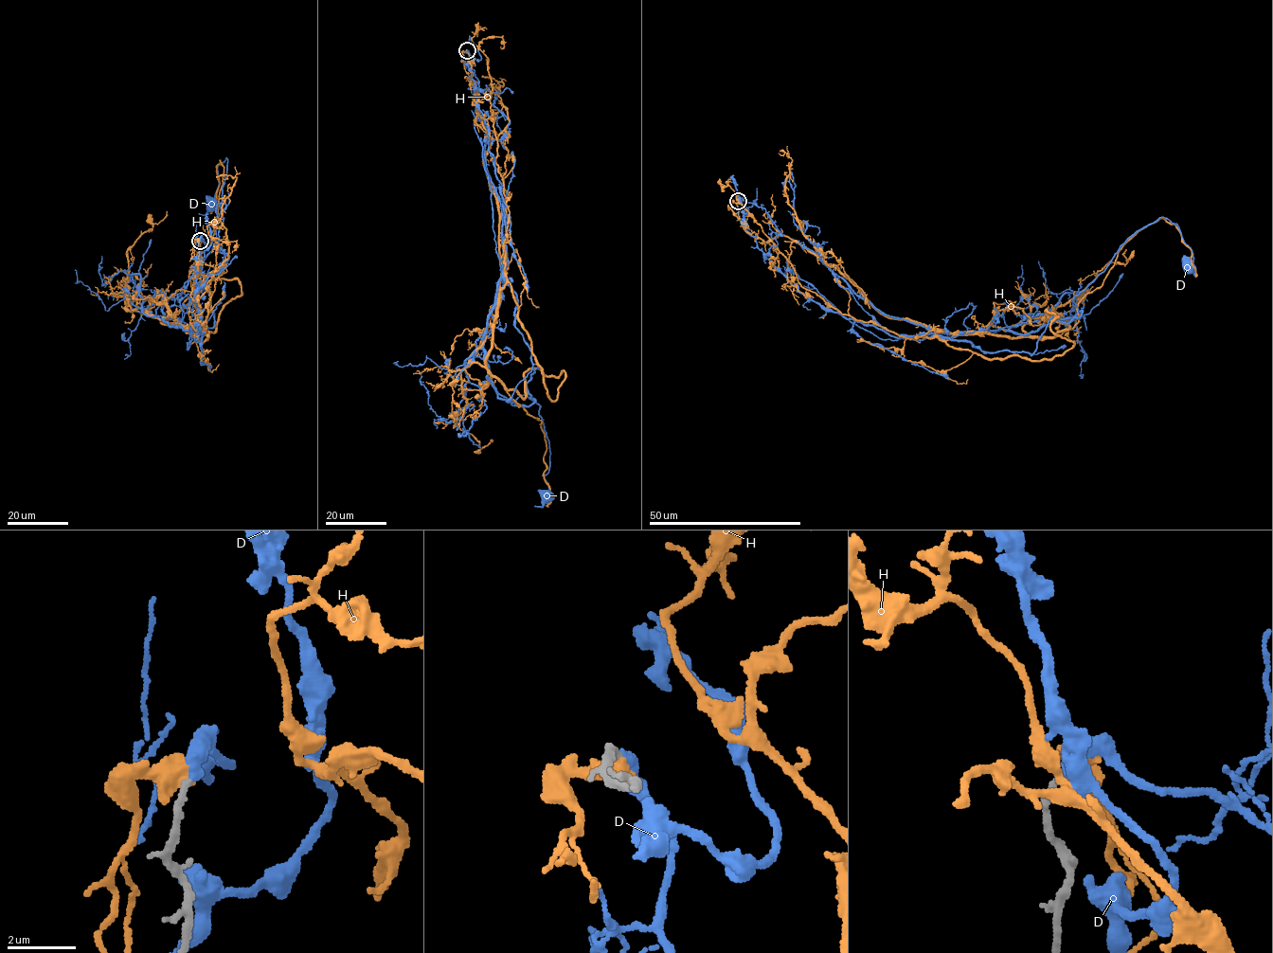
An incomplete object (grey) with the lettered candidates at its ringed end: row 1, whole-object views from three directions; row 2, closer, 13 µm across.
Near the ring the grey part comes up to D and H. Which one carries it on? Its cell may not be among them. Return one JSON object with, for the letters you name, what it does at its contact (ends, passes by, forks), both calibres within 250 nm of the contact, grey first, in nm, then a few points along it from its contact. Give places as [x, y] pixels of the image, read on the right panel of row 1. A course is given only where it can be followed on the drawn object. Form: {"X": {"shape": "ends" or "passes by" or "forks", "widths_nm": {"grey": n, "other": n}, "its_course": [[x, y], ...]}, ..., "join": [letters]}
{"D": {"shape": "ends", "widths_nm": {"grey": 220, "other": 360}, "its_course": [[738, 201], [885, 314], [949, 333], [1070, 318], [1073, 297], [1158, 218], [1179, 227], [1188, 266]]}, "join": ["D"]}

